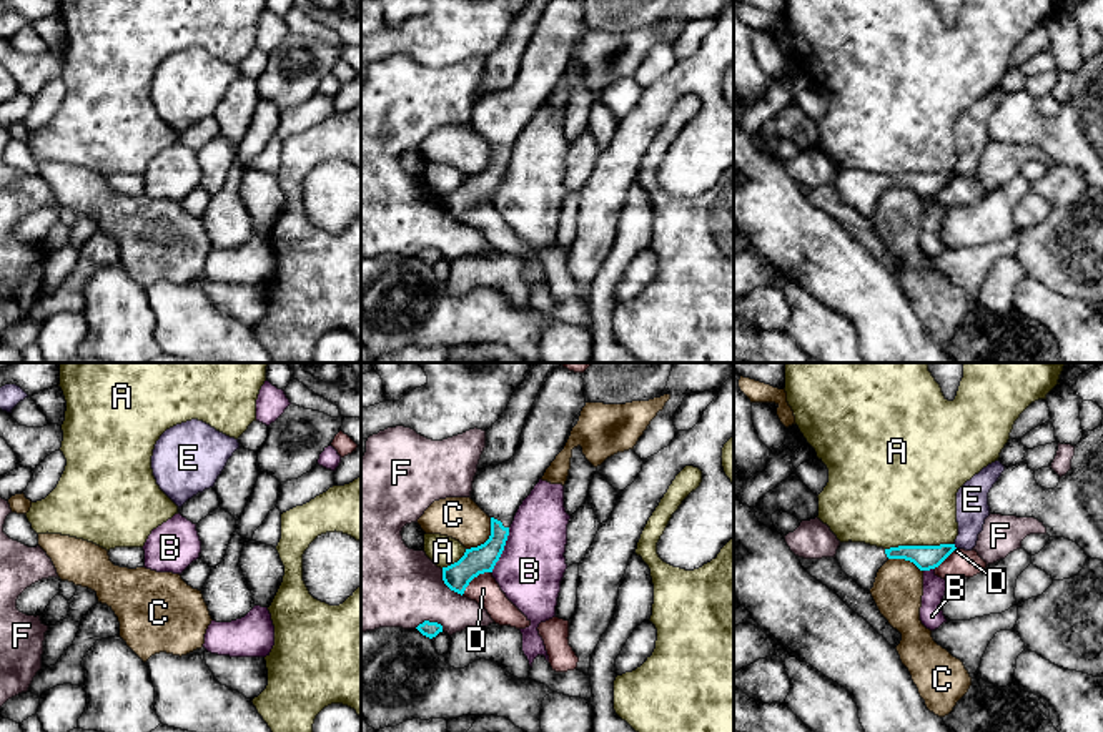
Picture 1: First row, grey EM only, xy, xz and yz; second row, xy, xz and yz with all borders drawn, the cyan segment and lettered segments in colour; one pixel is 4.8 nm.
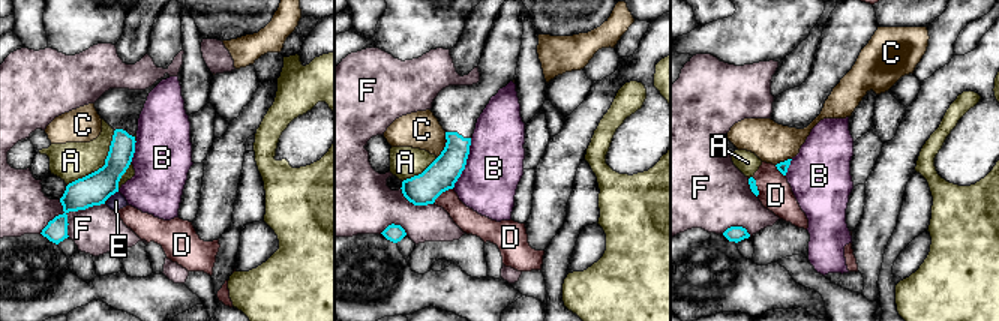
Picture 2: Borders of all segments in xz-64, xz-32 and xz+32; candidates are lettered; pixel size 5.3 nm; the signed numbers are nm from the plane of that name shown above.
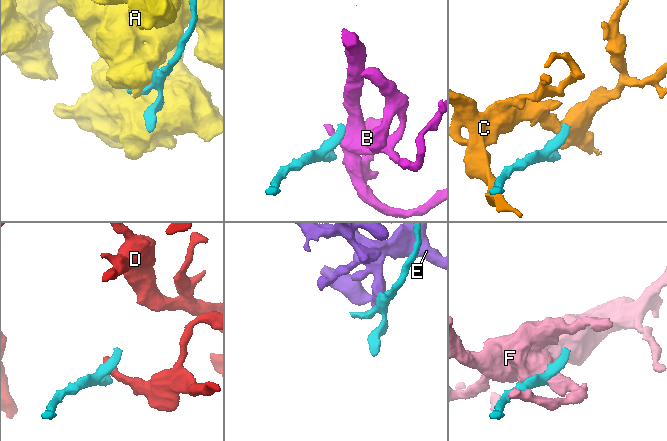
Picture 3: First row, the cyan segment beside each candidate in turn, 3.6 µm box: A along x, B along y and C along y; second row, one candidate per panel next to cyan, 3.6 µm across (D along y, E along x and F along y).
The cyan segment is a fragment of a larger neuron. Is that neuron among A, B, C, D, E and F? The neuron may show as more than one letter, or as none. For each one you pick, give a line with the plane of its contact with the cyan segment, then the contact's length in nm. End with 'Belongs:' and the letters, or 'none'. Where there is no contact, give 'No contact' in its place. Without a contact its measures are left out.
Belongs: none

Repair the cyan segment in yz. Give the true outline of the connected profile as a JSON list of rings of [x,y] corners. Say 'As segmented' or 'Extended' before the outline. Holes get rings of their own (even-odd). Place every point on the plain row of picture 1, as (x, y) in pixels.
Extended. [[[848,168],[840,170],[835,186],[848,205],[862,216],[870,218],[878,196],[888,186],[905,186],[913,190],[920,198],[930,198],[938,195],[955,176],[955,171],[898,173],[883,176],[865,170]]]

